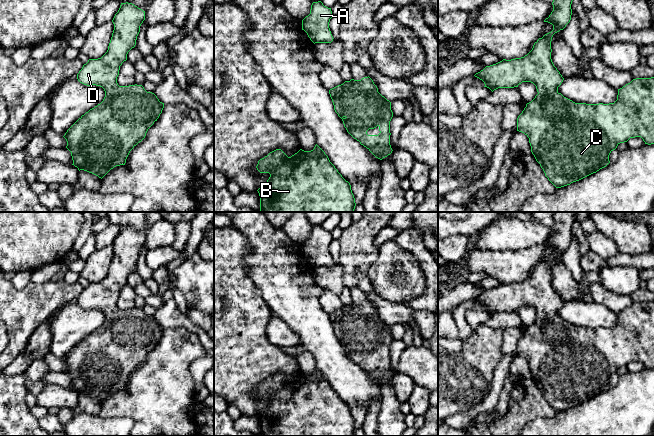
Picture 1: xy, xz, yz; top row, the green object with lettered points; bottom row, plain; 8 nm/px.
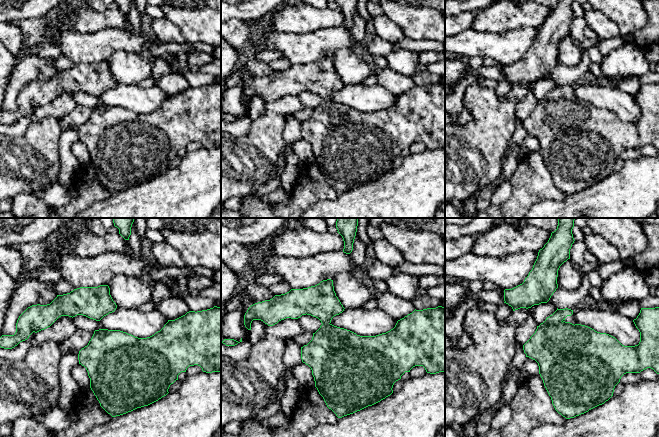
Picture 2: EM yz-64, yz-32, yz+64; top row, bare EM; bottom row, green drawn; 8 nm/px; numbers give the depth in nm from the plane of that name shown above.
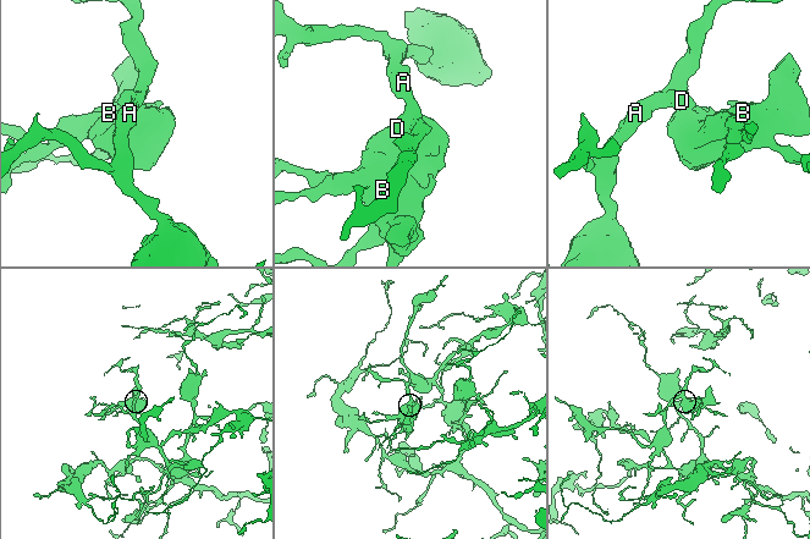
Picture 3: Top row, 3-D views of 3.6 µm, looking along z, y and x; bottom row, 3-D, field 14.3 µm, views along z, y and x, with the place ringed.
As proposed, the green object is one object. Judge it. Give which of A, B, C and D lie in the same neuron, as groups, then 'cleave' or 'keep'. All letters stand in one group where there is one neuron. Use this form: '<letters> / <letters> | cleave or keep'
A B C D | keep

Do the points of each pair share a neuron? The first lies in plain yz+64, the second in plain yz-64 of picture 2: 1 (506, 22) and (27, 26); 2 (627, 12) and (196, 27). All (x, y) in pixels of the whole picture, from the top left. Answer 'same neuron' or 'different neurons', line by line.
1: different neurons
2: same neuron

